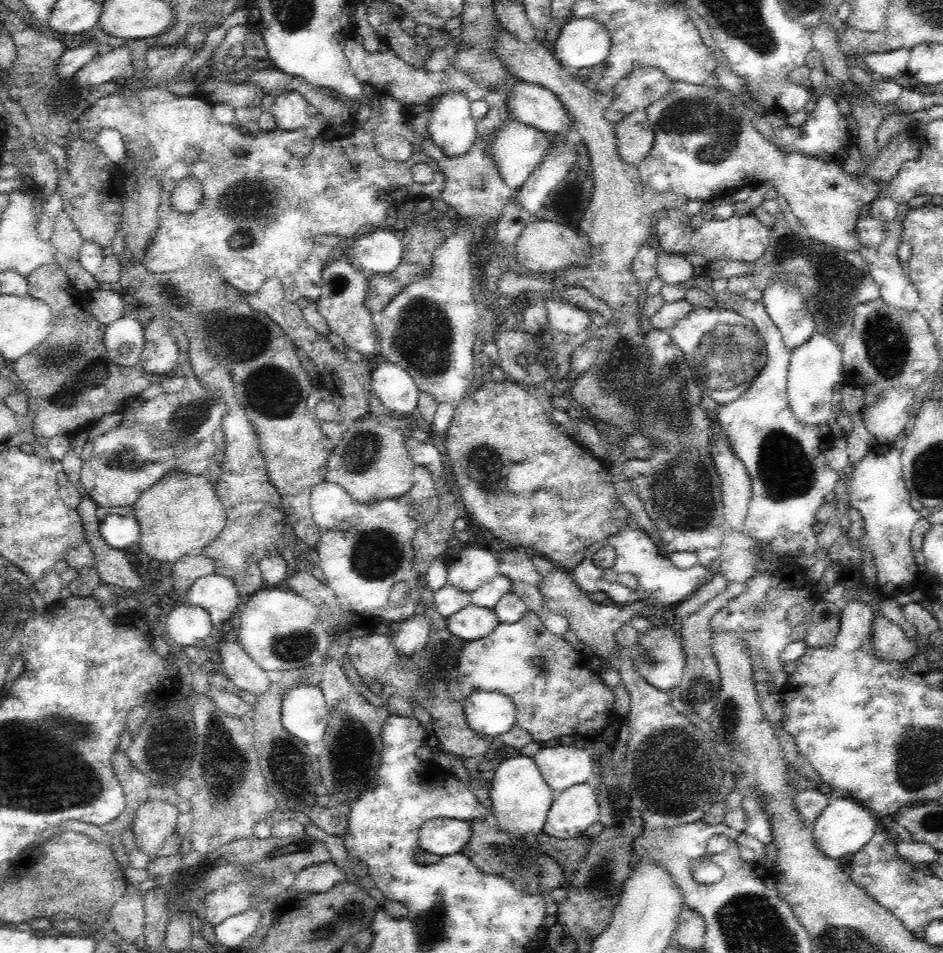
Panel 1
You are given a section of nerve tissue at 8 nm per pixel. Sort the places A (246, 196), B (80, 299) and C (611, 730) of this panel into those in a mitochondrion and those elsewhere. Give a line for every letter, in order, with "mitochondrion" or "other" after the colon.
A: mitochondrion
B: other
C: other

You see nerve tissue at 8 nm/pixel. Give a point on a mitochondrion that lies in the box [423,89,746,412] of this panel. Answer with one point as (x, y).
(723, 133)

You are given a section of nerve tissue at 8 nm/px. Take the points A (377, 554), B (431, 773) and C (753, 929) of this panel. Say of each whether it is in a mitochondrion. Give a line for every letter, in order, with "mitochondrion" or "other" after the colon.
A: mitochondrion
B: other
C: mitochondrion

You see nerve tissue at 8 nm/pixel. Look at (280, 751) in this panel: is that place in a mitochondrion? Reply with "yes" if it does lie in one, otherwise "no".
yes

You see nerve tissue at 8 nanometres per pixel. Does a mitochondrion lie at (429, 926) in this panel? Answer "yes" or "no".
yes

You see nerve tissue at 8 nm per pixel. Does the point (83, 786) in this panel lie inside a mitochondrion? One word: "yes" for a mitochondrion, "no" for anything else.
yes

